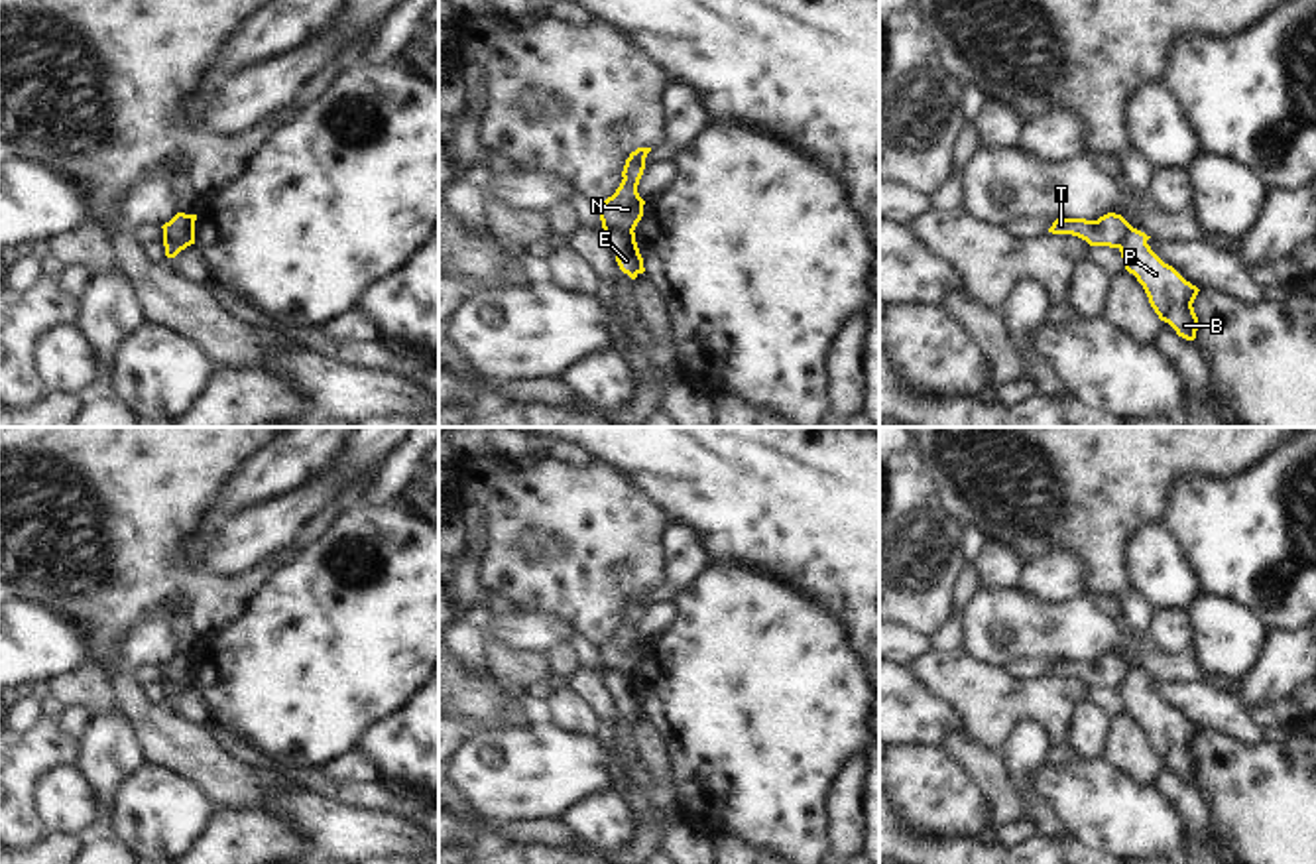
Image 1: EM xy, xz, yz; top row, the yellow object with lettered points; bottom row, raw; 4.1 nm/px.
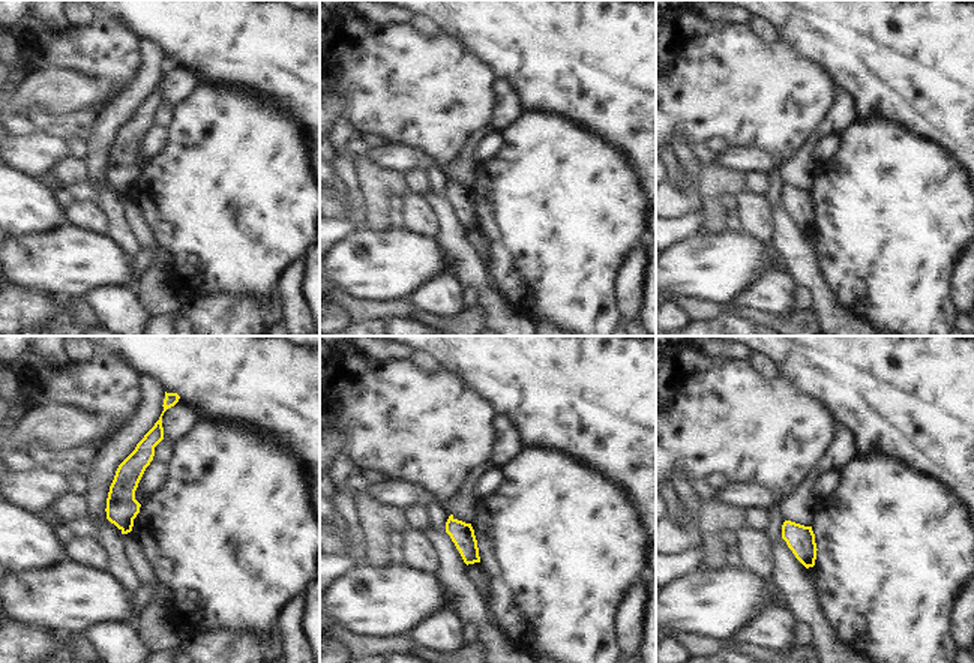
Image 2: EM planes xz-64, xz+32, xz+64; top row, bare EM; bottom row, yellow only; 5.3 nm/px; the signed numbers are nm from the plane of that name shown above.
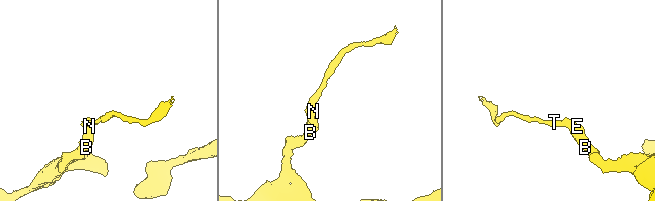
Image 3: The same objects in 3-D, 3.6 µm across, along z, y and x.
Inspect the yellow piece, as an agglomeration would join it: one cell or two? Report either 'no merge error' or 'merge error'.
merge error

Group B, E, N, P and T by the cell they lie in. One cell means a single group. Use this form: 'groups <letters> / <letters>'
groups B E P / N T

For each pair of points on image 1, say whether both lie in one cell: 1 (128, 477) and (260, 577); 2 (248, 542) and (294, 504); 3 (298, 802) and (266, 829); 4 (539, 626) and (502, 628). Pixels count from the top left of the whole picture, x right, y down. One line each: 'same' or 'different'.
1: same
2: same
3: different
4: same

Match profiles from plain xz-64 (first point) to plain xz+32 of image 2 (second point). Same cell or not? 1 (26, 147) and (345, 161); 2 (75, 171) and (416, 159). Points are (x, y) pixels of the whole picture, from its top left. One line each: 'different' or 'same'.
1: different
2: different

